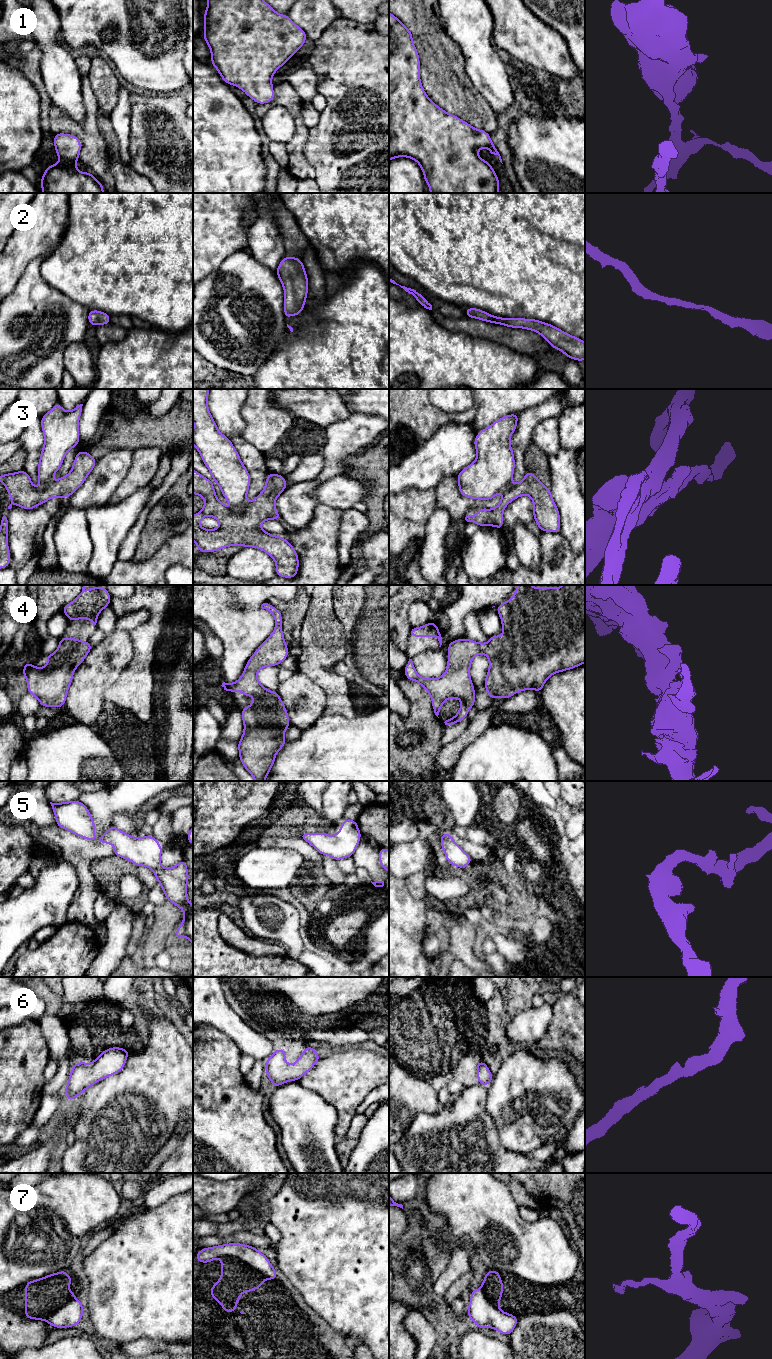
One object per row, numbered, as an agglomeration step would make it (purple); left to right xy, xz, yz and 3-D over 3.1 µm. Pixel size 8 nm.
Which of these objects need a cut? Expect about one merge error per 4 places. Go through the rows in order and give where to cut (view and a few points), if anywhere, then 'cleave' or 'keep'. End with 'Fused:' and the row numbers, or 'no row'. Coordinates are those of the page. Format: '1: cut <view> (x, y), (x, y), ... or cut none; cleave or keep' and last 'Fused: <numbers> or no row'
1: cut none; keep
2: cut none; keep
3: cut xz (246, 502), (241, 508), (236, 510); cleave
4: cut none; keep
5: cut none; keep
6: cut none; keep
7: cut xz (220, 1257), (239, 1258), (267, 1278); cleave
Fused: 3, 7

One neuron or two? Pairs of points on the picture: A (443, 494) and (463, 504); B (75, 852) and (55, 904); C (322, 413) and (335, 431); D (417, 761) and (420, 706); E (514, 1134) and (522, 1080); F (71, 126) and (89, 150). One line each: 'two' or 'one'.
A: one
B: two
C: two
D: one
E: one
F: one

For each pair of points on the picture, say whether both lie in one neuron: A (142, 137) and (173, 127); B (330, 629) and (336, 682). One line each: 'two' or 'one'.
A: one
B: one

